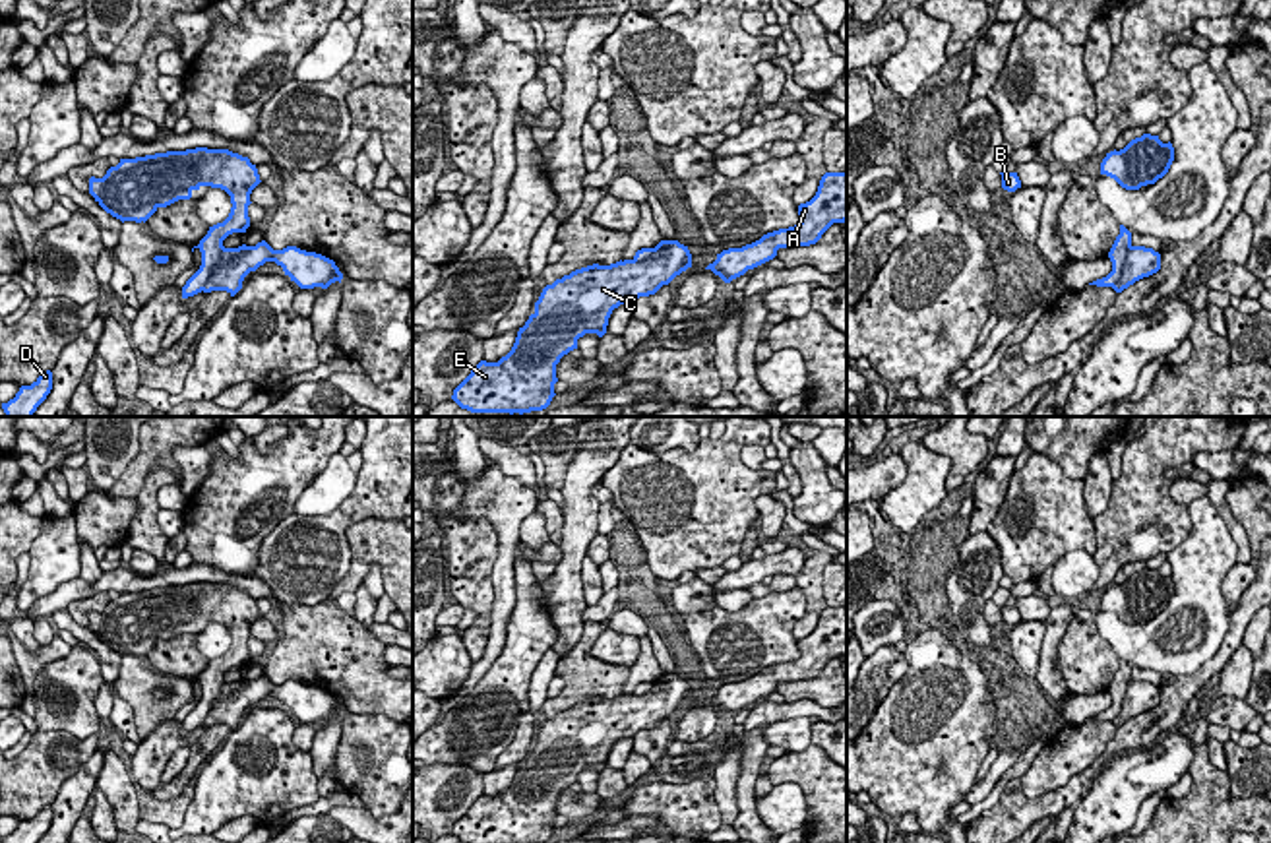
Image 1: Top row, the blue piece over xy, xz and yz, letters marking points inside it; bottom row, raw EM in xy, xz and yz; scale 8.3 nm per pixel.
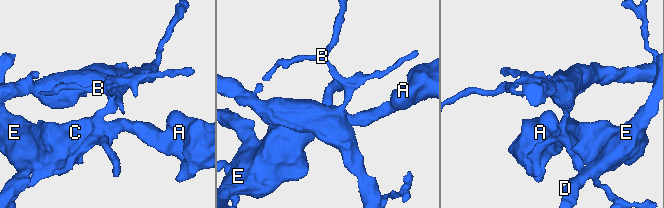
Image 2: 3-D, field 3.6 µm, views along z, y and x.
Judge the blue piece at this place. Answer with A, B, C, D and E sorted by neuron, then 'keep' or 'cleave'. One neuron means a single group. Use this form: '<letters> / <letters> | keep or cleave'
A C D E / B | cleave

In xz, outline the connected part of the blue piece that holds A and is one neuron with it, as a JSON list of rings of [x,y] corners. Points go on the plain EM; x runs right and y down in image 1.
[[[825,607],[816,630],[798,640],[798,649],[798,659],[767,667],[742,682],[723,684],[705,703],[730,717],[748,703],[773,694],[779,682],[816,678],[833,657],[847,655],[847,607]]]

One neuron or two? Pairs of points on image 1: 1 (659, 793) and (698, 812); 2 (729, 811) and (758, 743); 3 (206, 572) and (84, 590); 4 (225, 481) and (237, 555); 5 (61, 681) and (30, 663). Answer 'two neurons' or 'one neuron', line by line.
1: one neuron
2: two neurons
3: one neuron
4: one neuron
5: two neurons

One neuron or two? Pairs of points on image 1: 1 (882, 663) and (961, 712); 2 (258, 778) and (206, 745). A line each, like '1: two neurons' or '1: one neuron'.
1: two neurons
2: two neurons

